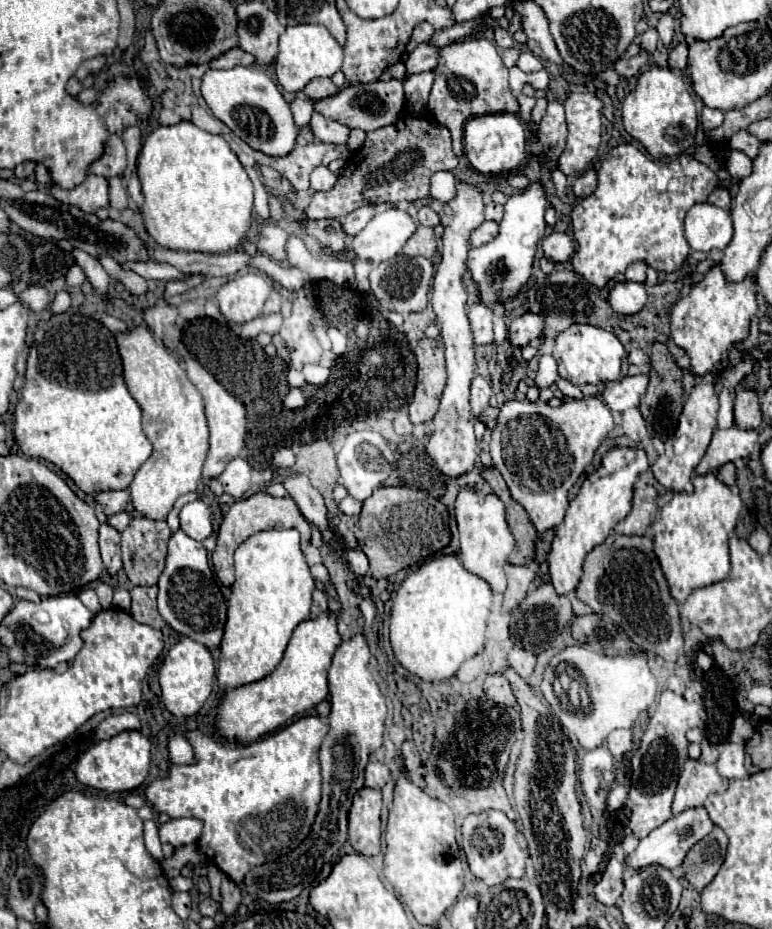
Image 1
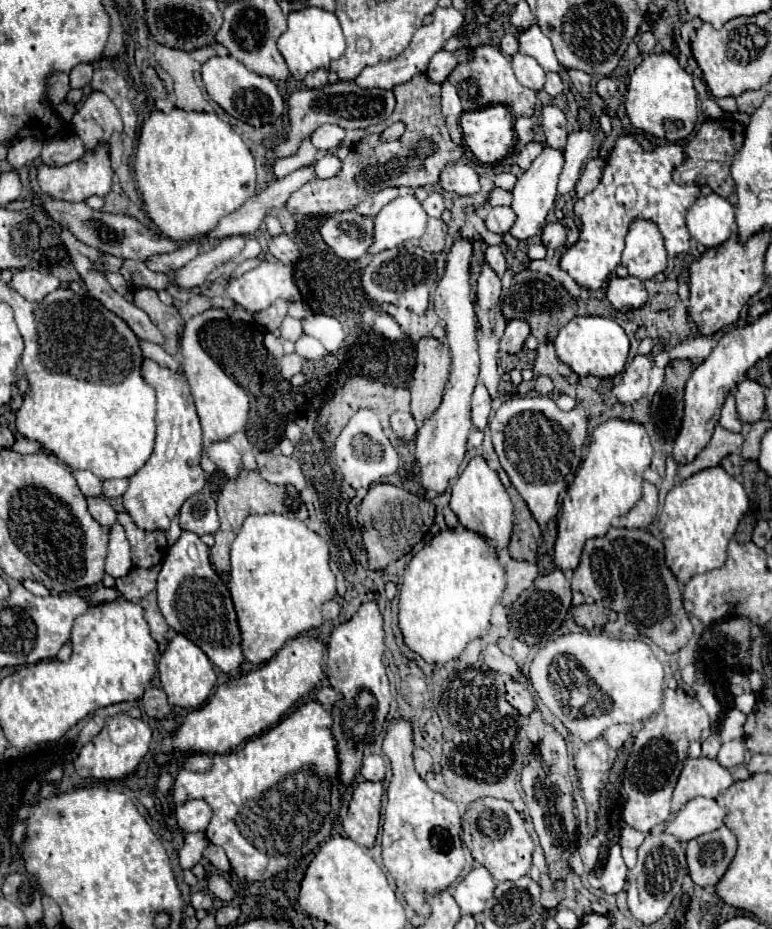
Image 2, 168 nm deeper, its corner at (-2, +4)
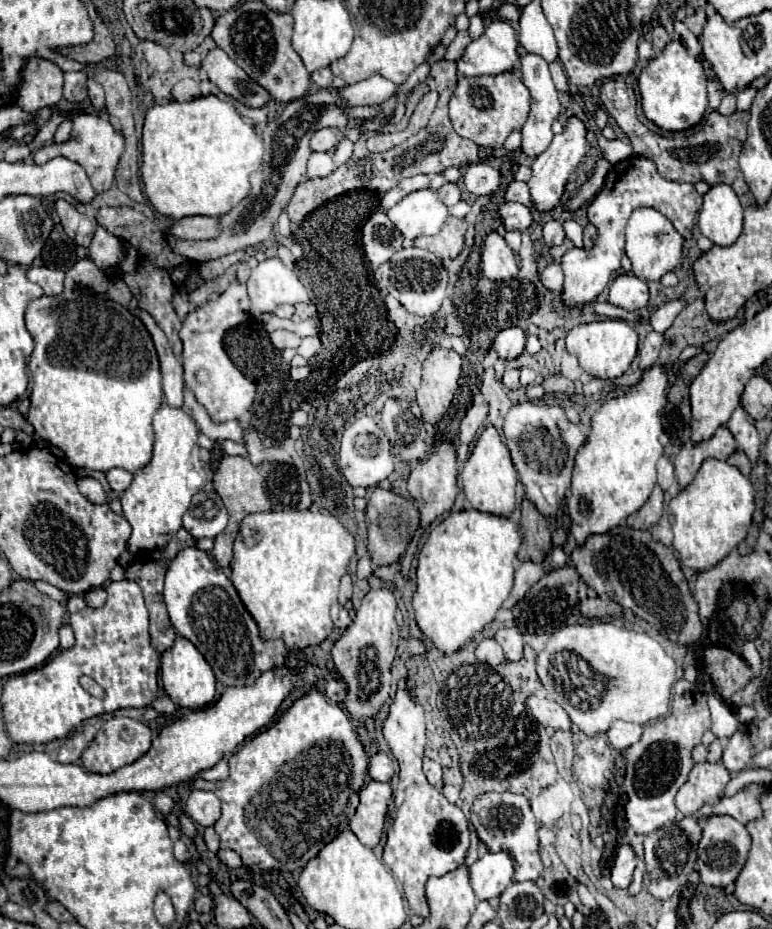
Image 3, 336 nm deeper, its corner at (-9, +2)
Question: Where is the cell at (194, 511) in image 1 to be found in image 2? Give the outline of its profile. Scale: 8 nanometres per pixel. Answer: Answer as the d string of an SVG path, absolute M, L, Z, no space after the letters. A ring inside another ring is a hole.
M192 494L180 508L180 528L198 536L214 534L220 522L216 516L216 502L210 494Z

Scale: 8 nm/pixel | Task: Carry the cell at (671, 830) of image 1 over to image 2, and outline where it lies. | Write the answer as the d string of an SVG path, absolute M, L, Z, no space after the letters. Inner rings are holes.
M694 798L666 826L666 832L674 834L680 842L688 842L700 834L720 828L724 824L726 812L728 810L712 798Z

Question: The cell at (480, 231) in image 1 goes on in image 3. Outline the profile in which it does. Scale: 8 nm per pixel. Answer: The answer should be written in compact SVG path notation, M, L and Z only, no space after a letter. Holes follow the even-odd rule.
M505 202L499 210L501 222L505 226L505 230L527 230L531 226L531 210L523 204L515 204L515 202Z

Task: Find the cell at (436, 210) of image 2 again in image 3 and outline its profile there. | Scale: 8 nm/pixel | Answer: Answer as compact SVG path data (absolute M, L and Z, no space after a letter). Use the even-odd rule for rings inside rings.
M445 182L445 184L437 190L437 196L439 196L439 200L441 200L447 208L453 206L453 204L457 204L457 202L461 200L461 192L459 192L457 184L449 184L449 182Z

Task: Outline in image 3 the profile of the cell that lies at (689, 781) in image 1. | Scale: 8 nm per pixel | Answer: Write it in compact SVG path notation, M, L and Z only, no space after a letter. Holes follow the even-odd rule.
M699 762L689 772L689 780L677 792L677 808L691 816L705 802L713 802L723 796L723 790L729 782L729 772L721 762Z

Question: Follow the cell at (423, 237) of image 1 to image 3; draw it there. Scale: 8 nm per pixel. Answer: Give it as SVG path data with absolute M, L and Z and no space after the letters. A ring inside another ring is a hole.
M449 216L435 236L421 236L415 240L415 246L433 252L437 258L455 258L463 250L463 236L467 224L455 216Z

